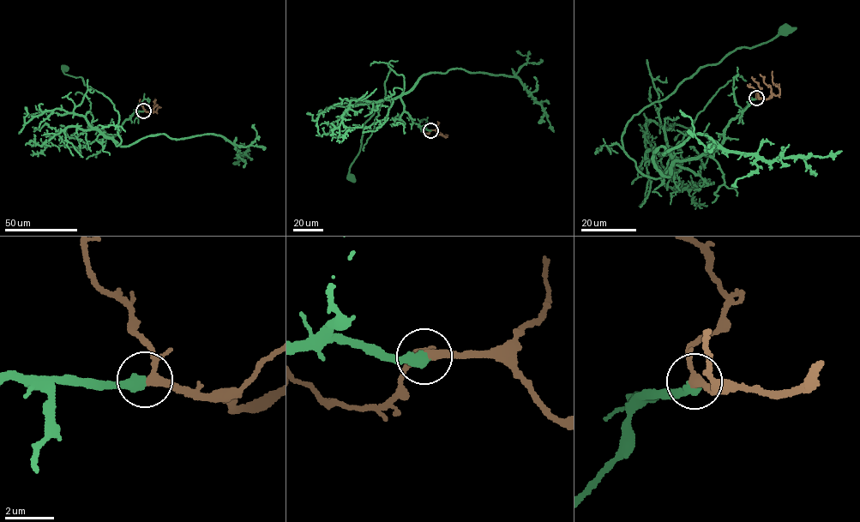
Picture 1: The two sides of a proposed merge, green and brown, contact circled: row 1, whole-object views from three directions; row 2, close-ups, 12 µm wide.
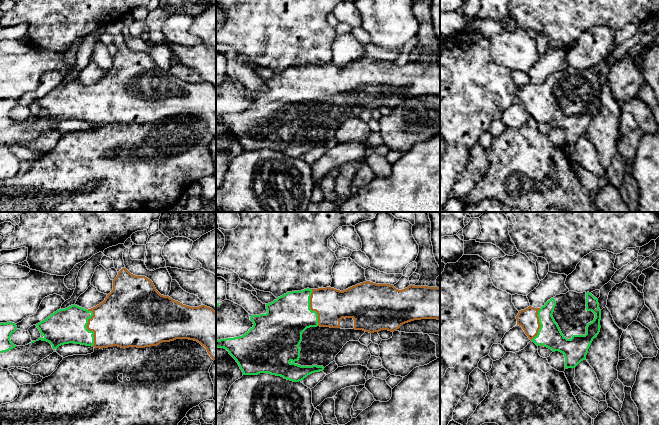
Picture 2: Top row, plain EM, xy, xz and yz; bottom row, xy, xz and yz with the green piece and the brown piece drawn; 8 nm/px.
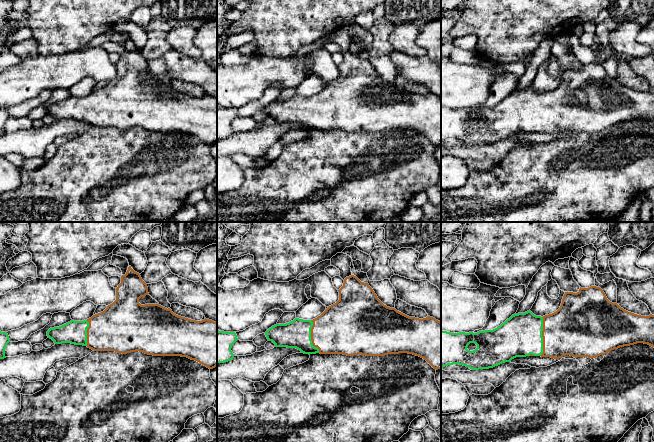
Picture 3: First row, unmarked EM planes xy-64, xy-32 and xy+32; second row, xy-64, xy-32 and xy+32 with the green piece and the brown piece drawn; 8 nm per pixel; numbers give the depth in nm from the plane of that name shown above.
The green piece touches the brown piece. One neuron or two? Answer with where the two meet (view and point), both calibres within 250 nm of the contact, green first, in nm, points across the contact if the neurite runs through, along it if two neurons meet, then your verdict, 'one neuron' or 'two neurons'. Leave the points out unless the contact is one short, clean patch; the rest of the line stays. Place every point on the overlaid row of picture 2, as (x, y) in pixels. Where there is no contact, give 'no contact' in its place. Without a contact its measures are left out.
xy (86, 328) | 280/400 nm | one neuron

